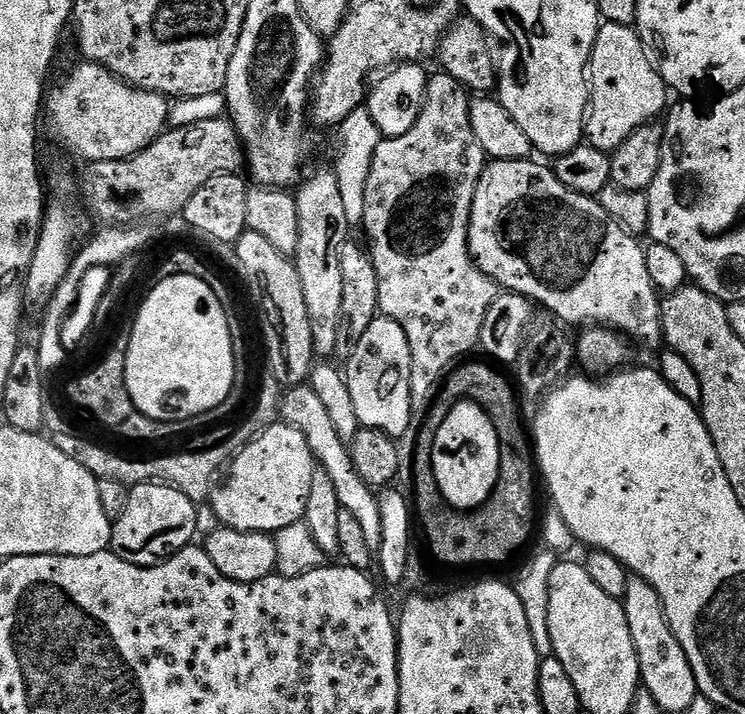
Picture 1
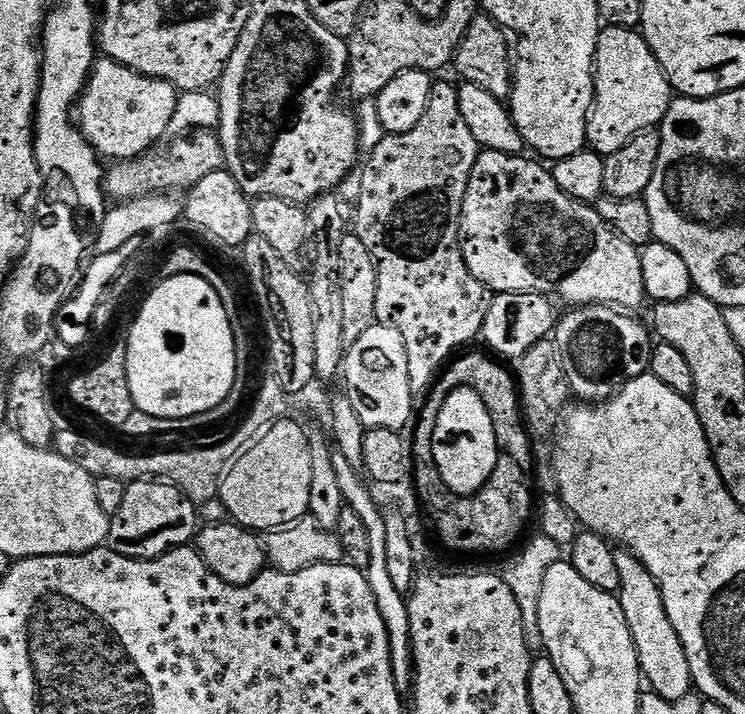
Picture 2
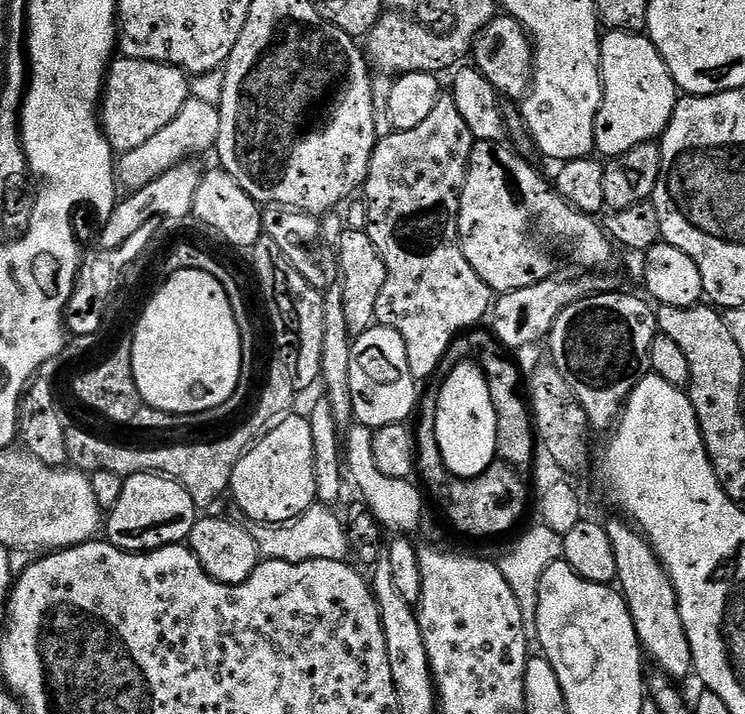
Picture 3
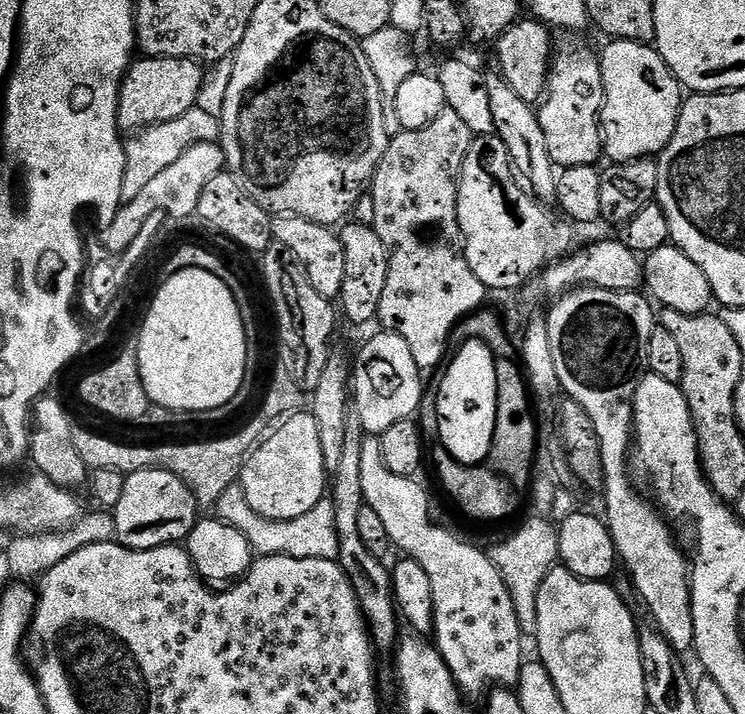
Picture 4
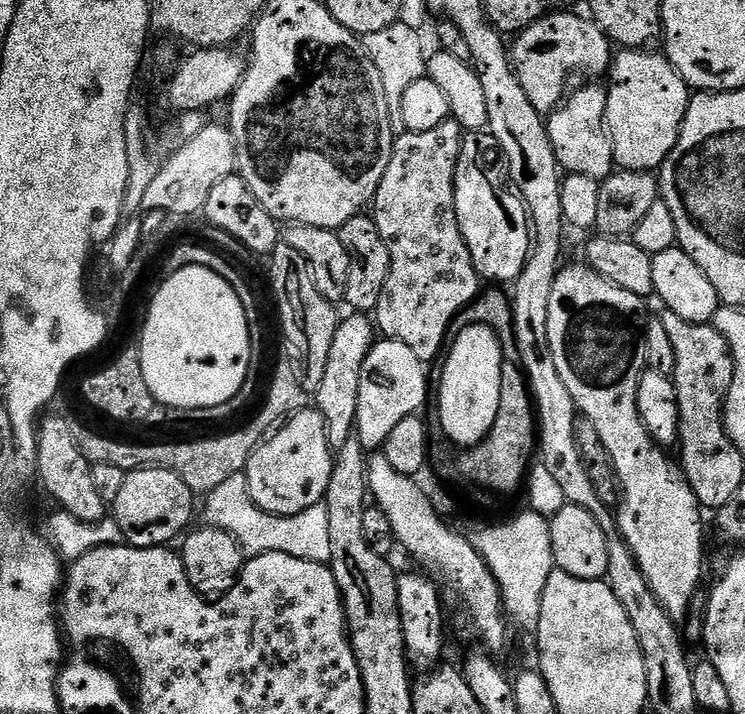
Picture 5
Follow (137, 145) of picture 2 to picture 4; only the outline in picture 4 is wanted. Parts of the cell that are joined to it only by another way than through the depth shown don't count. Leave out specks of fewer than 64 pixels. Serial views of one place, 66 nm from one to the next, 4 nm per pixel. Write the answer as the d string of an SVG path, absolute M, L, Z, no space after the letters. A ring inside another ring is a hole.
M140 58L133 63L120 87L118 122L124 134L135 134L152 124L170 123L172 119L182 118L191 108L197 107L200 91L204 88L204 72L195 60L183 58Z

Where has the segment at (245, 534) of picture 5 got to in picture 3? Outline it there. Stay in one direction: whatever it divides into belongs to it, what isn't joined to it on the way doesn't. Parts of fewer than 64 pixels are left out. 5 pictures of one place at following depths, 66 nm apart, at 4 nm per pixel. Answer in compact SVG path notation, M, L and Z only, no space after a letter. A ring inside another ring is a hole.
M315 503L298 518L285 524L251 525L250 531L258 546L261 557L278 562L306 562L307 560L343 560L350 556L348 547L348 530L343 519L335 516L327 504Z

